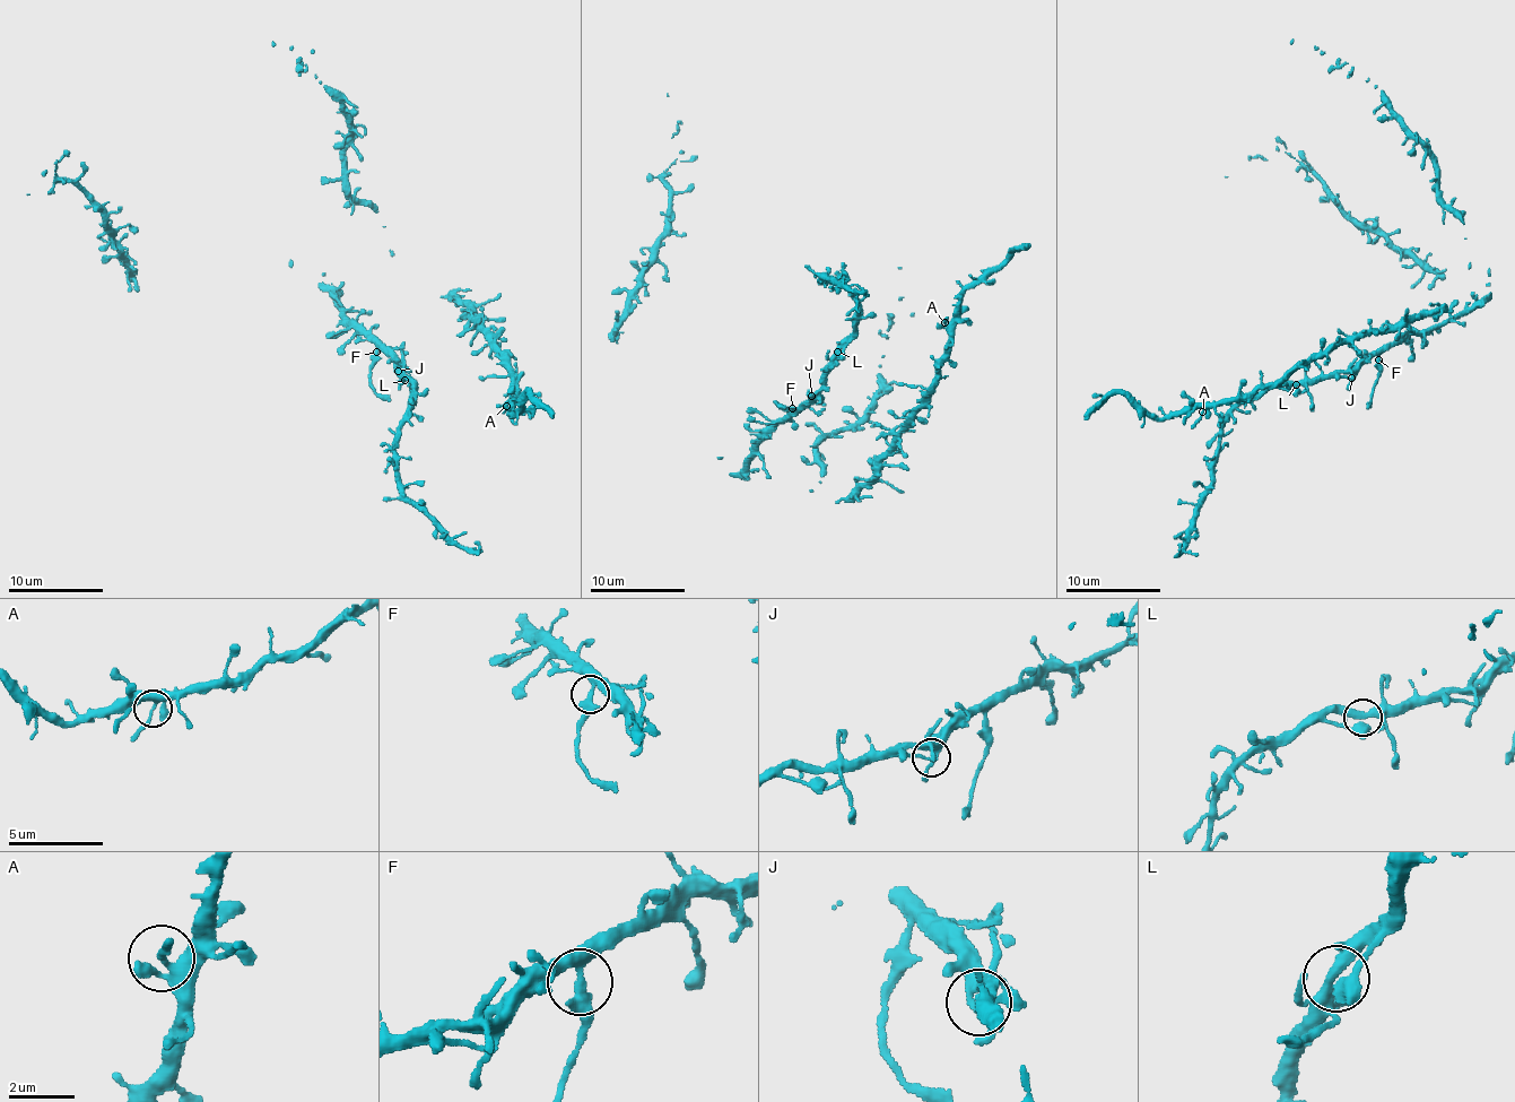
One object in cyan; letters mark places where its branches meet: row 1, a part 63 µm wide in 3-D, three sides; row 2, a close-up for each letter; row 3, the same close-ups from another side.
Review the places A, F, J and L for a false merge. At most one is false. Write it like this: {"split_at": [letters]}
{"split_at": ["F"]}

